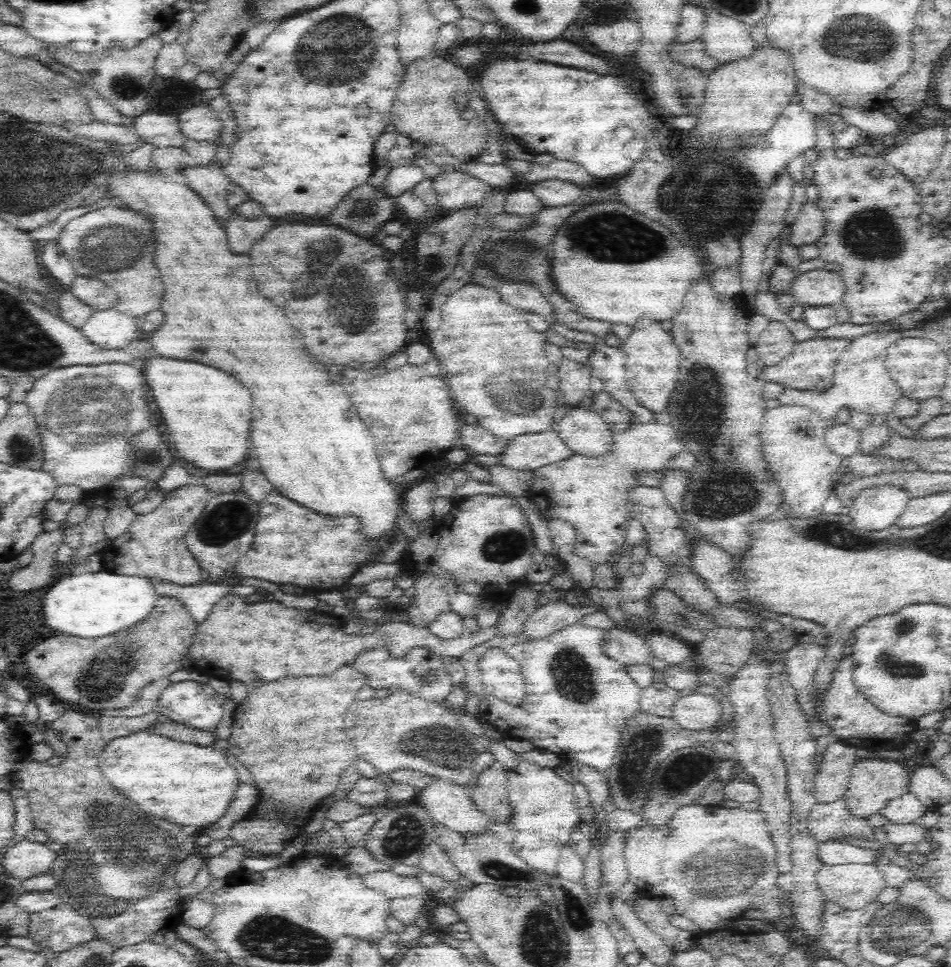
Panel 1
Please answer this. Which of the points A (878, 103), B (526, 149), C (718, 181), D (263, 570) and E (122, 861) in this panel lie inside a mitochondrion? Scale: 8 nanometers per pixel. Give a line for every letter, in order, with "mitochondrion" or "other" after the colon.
A: other
B: other
C: mitochondrion
D: other
E: mitochondrion

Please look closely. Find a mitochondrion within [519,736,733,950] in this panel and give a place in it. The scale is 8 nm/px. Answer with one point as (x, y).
(683, 772)

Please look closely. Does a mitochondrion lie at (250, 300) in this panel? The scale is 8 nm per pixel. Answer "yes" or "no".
no

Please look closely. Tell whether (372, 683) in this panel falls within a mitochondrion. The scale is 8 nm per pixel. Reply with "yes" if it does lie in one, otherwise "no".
no

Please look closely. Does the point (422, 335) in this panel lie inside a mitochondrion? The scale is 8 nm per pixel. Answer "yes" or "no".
no

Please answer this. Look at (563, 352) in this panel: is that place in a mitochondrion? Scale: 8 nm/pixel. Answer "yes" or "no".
no

